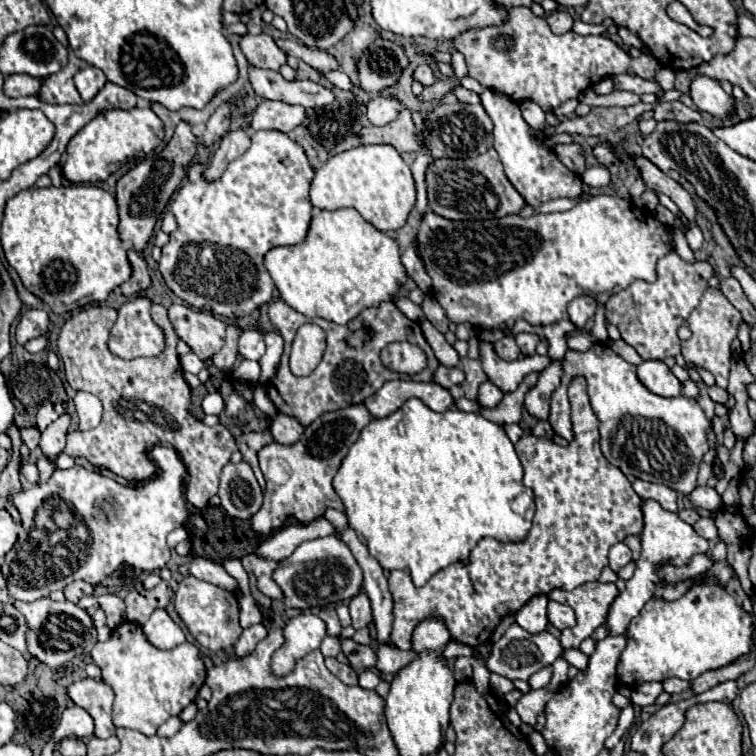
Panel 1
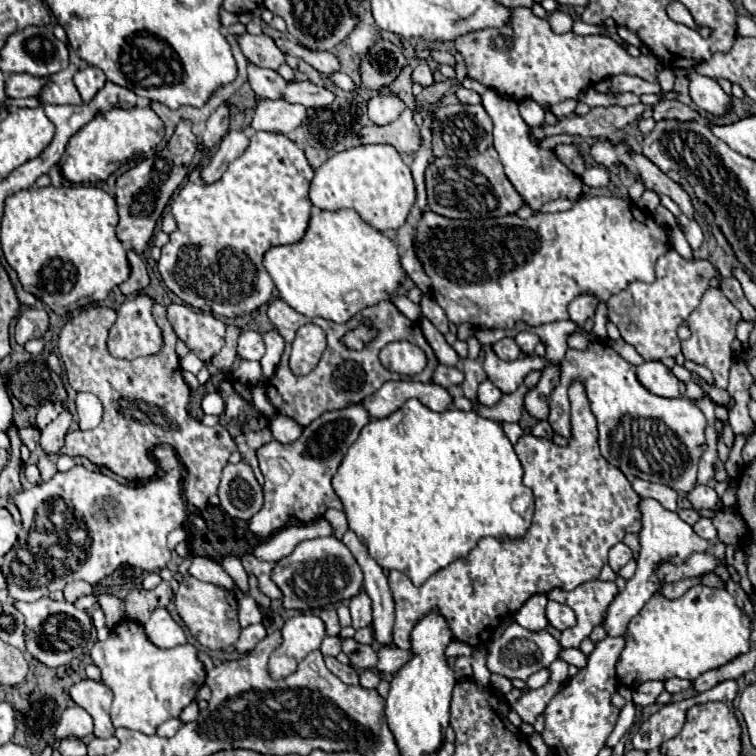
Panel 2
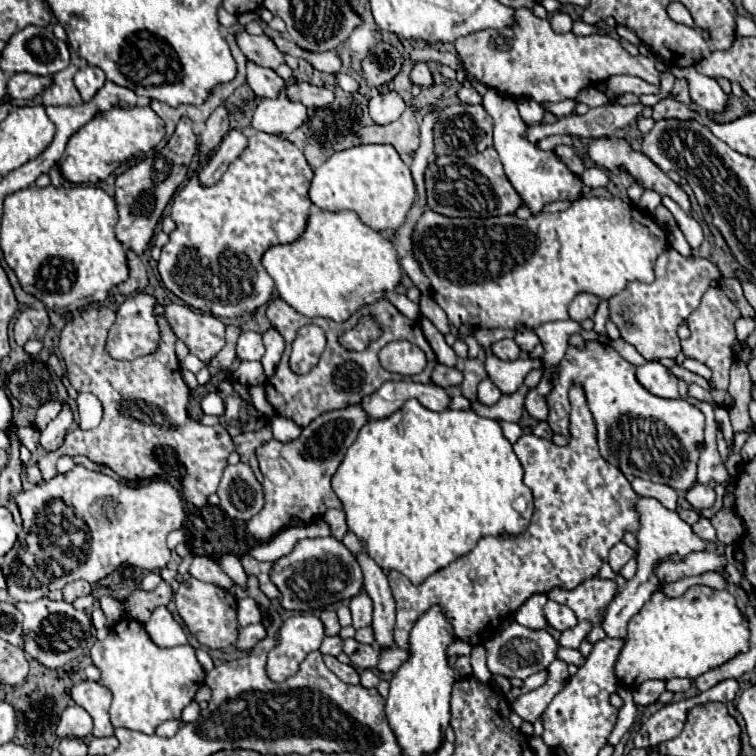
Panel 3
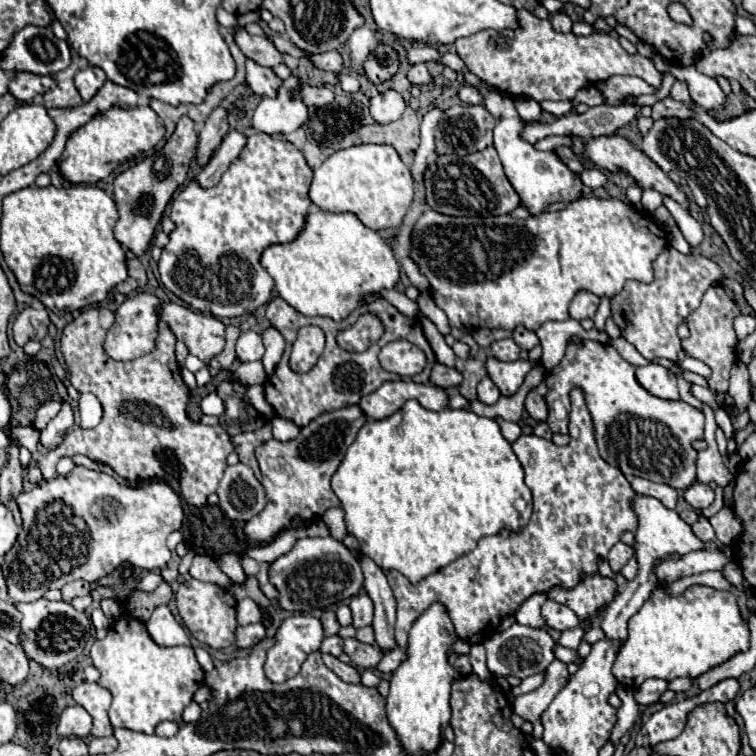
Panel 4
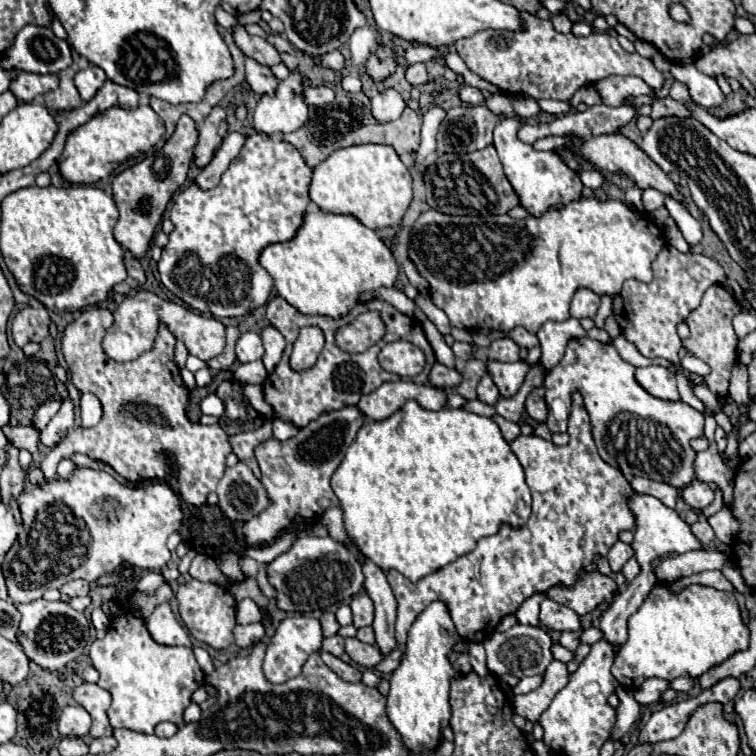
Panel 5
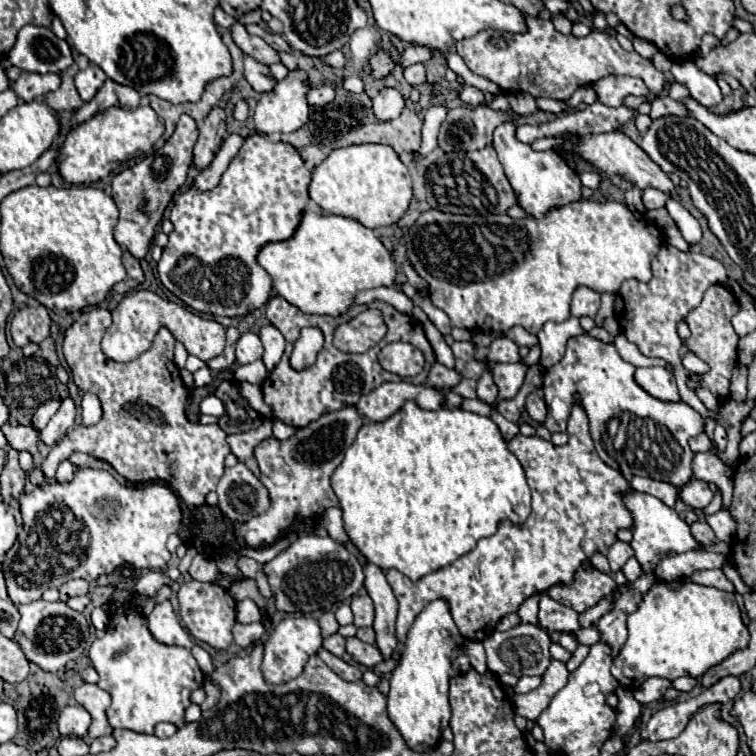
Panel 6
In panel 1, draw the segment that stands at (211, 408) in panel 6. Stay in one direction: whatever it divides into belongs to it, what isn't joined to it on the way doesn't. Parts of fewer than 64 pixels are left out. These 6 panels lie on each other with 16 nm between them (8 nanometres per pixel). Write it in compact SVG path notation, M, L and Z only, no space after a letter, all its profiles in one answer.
M220 392L208 394L208 396L202 400L202 410L204 410L204 414L214 414L214 416L218 416L218 414L224 410L224 400L222 400Z

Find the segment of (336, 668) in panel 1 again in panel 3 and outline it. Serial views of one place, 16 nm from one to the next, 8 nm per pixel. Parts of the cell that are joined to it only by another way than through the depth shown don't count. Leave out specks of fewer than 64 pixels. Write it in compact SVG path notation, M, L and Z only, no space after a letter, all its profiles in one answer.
M324 656L324 664L340 678L340 680L344 680L346 684L358 684L360 682L360 674L358 674L358 670L354 668L354 666L350 666L350 664L342 664L338 658L334 658L334 656Z

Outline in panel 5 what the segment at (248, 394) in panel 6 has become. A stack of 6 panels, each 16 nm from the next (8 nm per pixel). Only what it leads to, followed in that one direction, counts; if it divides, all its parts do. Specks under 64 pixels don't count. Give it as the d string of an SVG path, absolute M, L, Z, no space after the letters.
M244 384L242 386L242 394L248 398L250 406L256 408L256 412L260 412L266 418L272 418L272 408L268 408L268 404L264 404L264 394L260 386L252 386L252 384Z

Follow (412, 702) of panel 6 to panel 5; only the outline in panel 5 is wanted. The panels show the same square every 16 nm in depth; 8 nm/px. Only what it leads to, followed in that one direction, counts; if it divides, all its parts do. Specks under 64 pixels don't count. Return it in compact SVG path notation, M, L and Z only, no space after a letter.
M442 600L426 606L408 632L404 656L390 678L388 718L400 732L406 748L412 752L418 752L420 748L434 750L442 736L442 720L450 720L448 696L450 680L456 672L448 658L456 642L462 642L462 636L456 632L450 612Z

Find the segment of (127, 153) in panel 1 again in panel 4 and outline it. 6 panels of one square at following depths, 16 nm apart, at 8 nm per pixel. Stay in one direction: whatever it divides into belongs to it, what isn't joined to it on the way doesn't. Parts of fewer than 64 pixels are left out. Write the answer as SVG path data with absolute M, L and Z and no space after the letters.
M116 106L96 114L90 122L68 136L64 154L58 160L58 168L60 174L72 184L96 184L98 180L108 178L128 158L150 152L162 138L164 122L150 106L136 106L128 110Z

